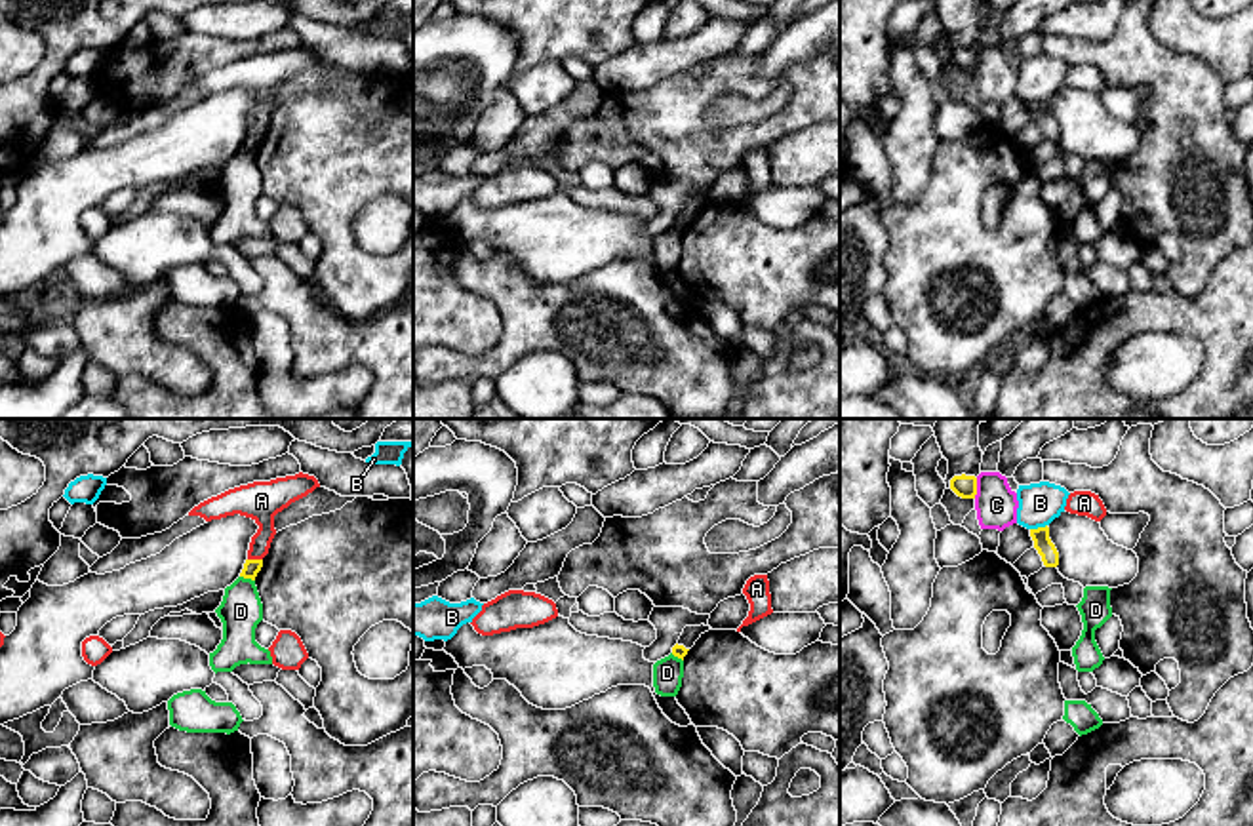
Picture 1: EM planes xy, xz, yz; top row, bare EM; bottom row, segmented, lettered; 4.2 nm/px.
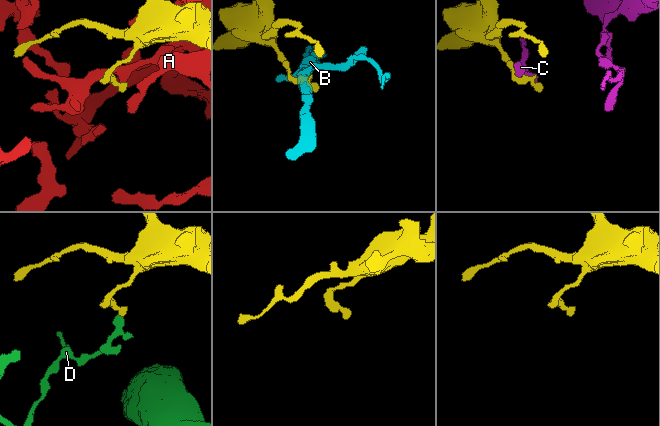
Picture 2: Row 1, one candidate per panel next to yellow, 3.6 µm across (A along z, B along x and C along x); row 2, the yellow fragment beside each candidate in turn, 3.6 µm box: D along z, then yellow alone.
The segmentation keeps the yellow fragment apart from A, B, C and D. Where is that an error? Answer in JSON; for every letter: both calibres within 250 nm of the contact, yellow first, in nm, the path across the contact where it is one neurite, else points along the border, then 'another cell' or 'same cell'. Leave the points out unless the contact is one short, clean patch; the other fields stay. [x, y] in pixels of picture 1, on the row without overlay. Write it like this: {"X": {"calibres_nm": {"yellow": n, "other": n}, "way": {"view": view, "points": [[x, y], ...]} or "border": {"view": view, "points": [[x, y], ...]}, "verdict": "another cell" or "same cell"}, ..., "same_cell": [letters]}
{"A": {"calibres_nm": {"yellow": 70, "other": 170}, "verdict": "another cell"}, "B": {"calibres_nm": {"yellow": 80, "other": 180}, "border": {"view": "yz", "points": [[1046, 98], [1031, 103]]}, "verdict": "another cell"}, "C": {"calibres_nm": {"yellow": 100, "other": 180}, "verdict": "another cell"}, "D": {"calibres_nm": {"yellow": 70, "other": 180}, "border": {"view": "xy", "points": [[240, 149], [254, 155]]}, "verdict": "another cell"}, "same_cell": []}

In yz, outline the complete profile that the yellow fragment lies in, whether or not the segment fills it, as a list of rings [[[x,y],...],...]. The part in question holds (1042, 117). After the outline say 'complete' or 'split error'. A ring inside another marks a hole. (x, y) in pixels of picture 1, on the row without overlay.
[[[1038,101],[1030,103],[1030,110],[1034,114],[1034,122],[1042,129],[1042,135],[1045,141],[1057,141],[1059,139],[1059,126],[1055,118],[1049,112],[1049,101]]]; complete

